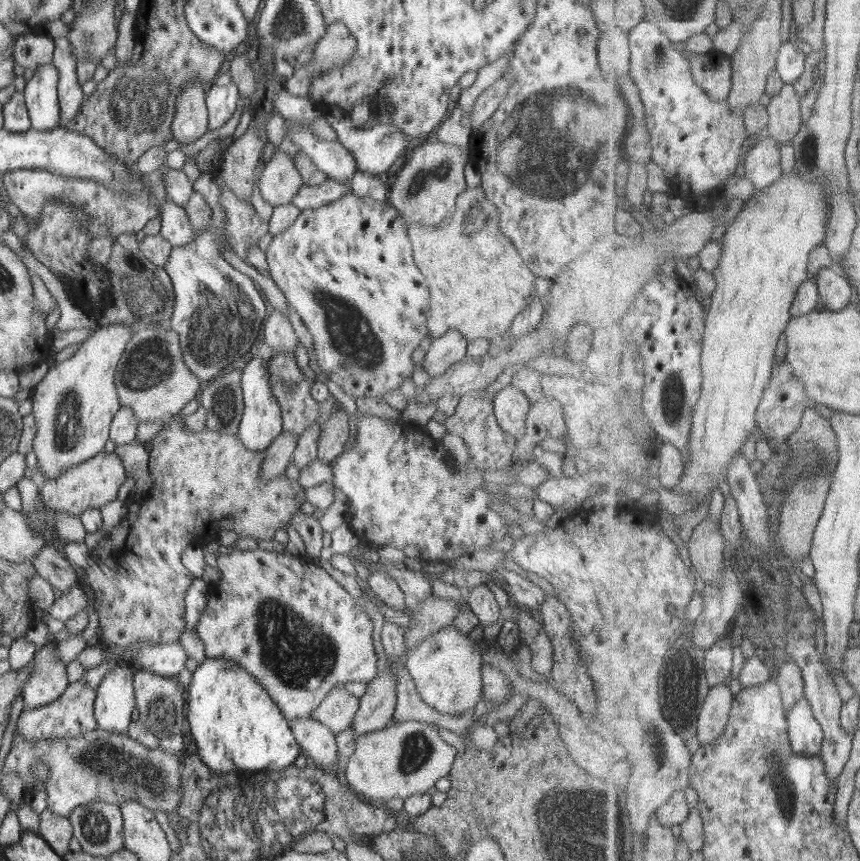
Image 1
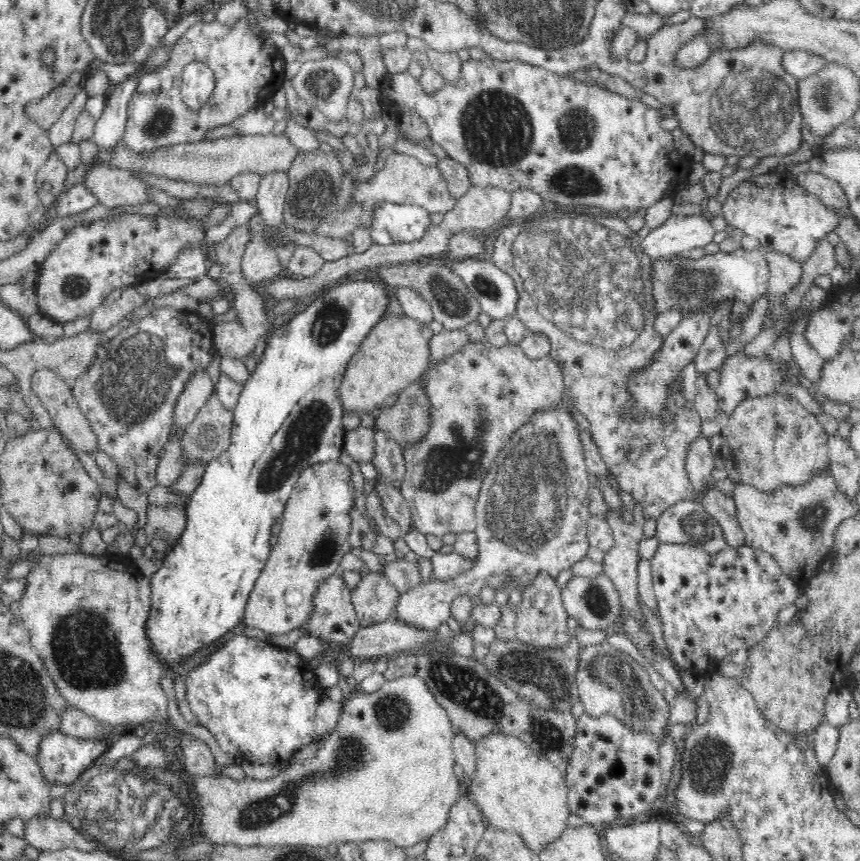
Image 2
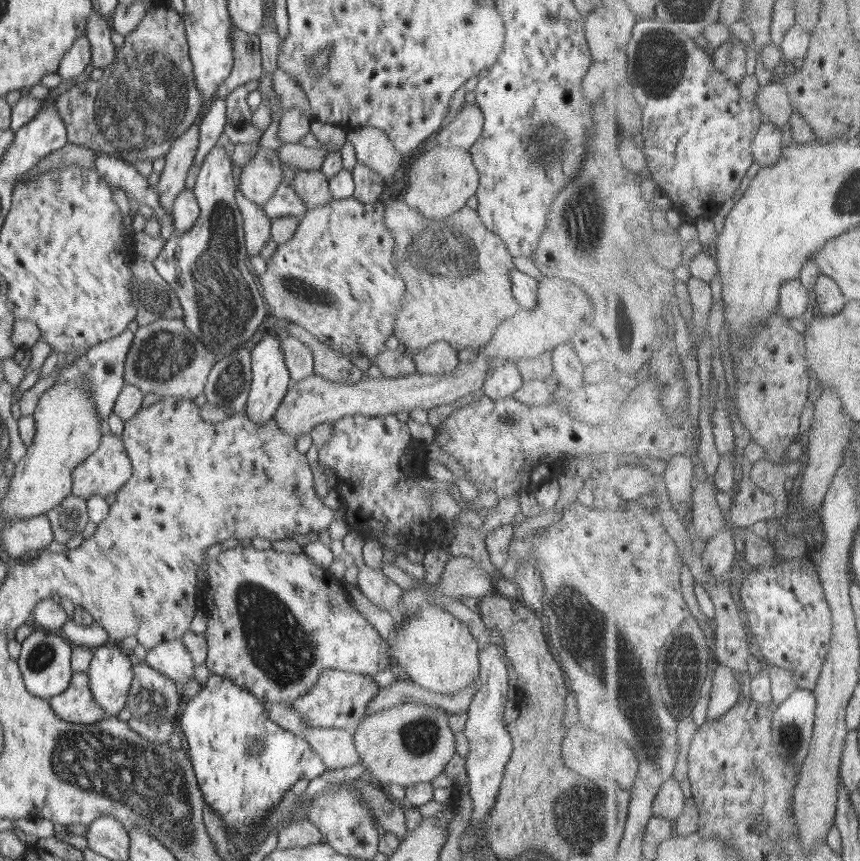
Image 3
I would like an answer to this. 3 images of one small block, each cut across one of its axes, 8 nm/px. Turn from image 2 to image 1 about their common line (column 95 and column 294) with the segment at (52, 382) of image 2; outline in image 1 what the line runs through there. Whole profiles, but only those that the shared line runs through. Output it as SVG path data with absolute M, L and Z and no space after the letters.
M283 430L265 450L266 459L263 462L263 474L261 475L263 484L267 480L273 480L280 474L285 473L289 462L293 458L299 437L290 433L290 431Z

